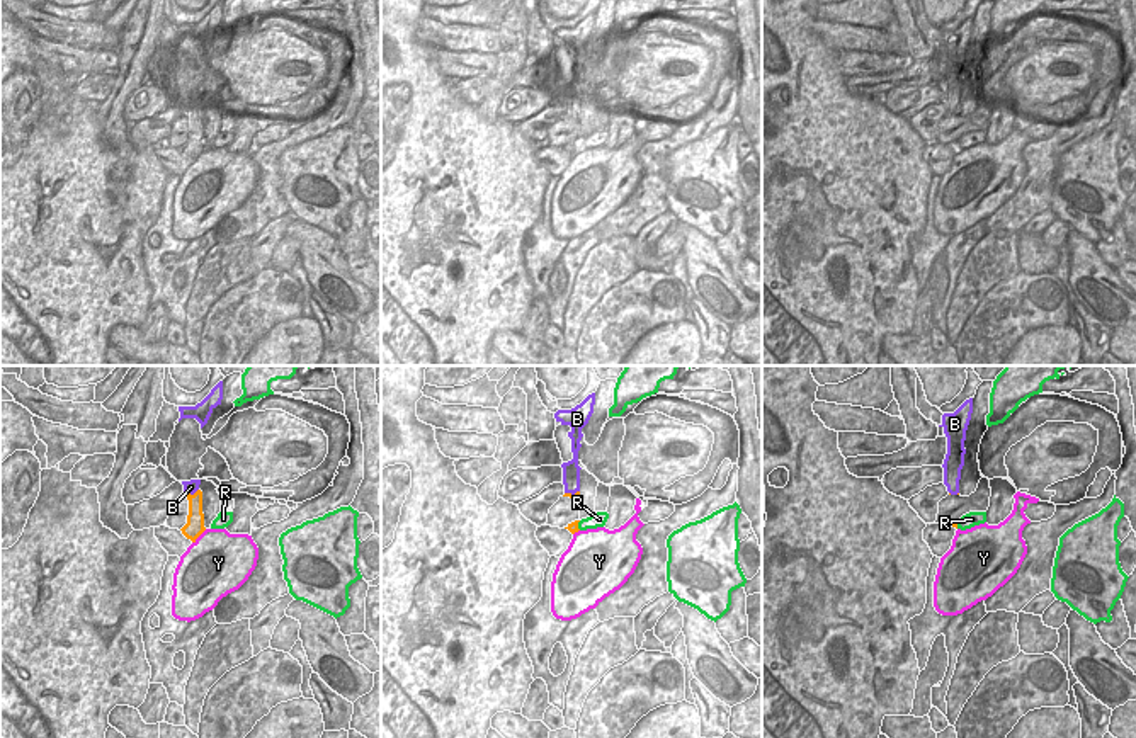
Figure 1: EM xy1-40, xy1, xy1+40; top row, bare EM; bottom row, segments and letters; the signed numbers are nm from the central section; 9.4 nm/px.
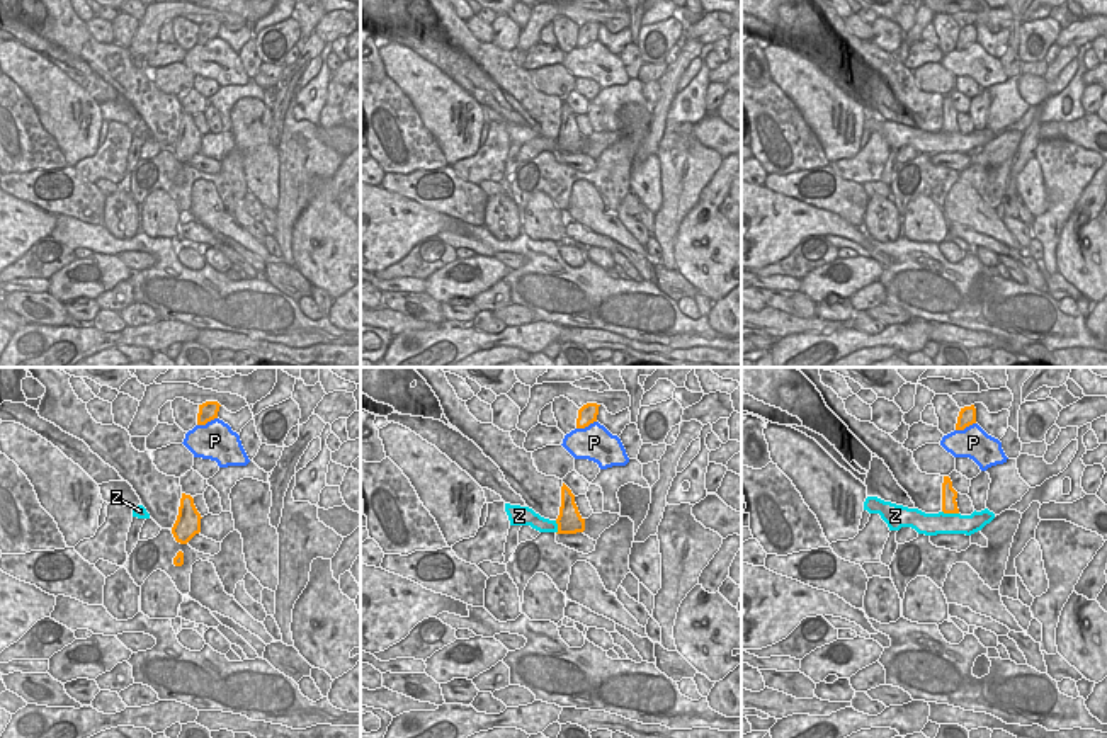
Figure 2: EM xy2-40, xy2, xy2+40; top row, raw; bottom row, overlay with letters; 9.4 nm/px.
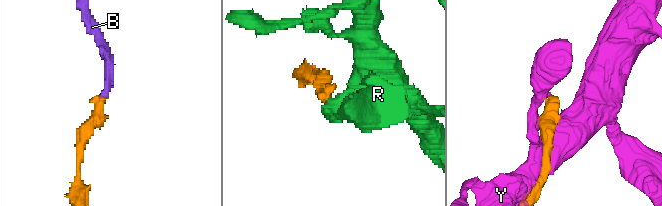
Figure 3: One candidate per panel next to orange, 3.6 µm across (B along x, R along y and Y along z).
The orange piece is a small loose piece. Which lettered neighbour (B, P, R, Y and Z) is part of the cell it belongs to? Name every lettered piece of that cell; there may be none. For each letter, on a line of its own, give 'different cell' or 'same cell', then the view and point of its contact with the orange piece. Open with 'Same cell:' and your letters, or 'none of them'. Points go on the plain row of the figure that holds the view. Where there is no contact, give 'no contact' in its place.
Same cell: B
B: same cell; contact xy1-40 (189, 113)
P: different cell; contact xy2-40 (206, 41)
R: different cell; contact xy1 (577, 145)
Y: different cell; contact xy1-40 (199, 153)
Z: different cell; contact xy2+40 (951, 131)

